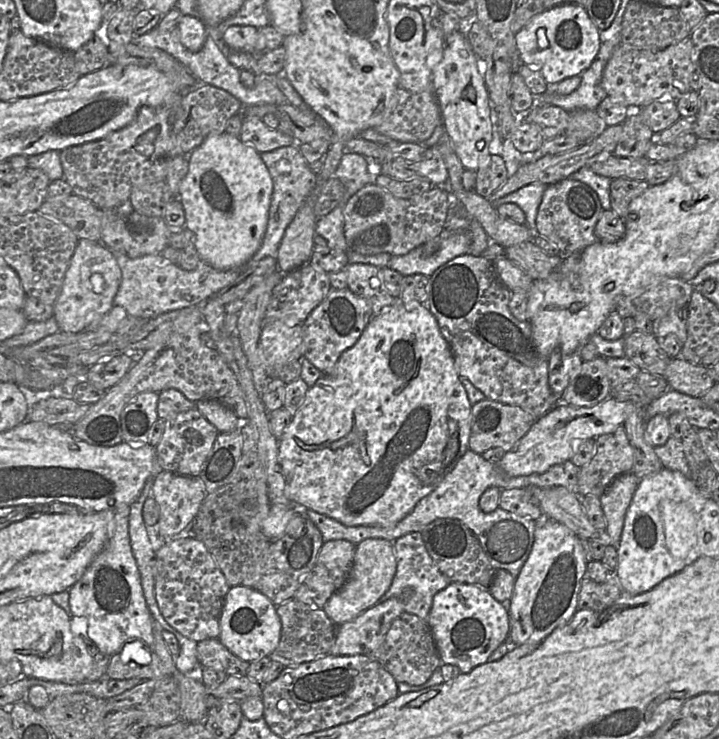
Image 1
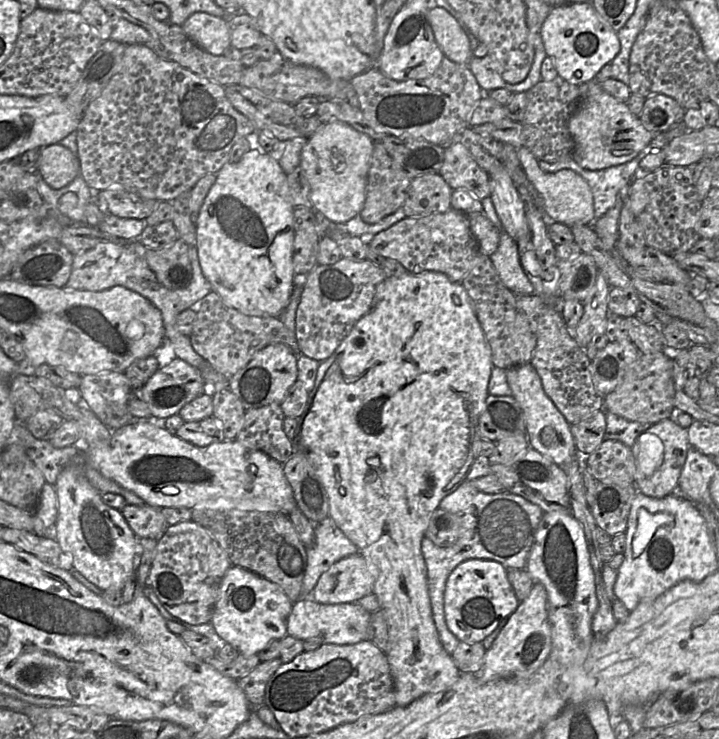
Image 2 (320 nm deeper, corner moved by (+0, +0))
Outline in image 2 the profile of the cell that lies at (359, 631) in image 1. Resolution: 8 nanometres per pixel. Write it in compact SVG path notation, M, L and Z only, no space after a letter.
M300 598L288 617L287 634L303 641L321 638L323 644L353 645L367 640L370 615L358 603L320 604L311 598Z

